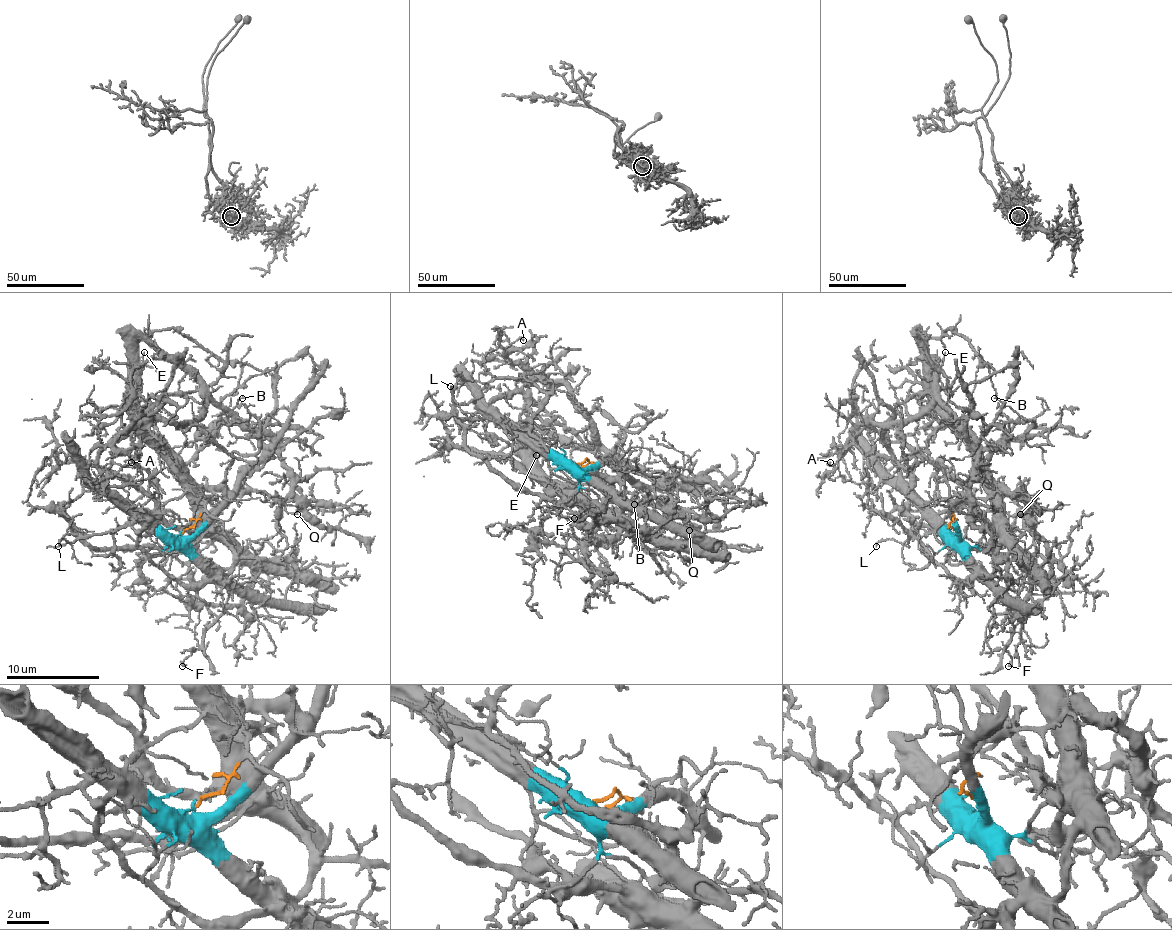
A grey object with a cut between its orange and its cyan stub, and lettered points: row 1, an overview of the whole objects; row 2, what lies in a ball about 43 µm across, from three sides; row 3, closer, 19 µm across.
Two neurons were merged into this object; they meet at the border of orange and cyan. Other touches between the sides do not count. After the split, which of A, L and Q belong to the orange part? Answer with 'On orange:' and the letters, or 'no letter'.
On orange: Q

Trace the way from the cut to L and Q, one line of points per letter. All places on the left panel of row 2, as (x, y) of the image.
L: (182, 533), (154, 535), (135, 519), (98, 535), (69, 542), (60, 540), (58, 547)
Q: (182, 533), (194, 524), (203, 505), (215, 493), (261, 491), (297, 514)

